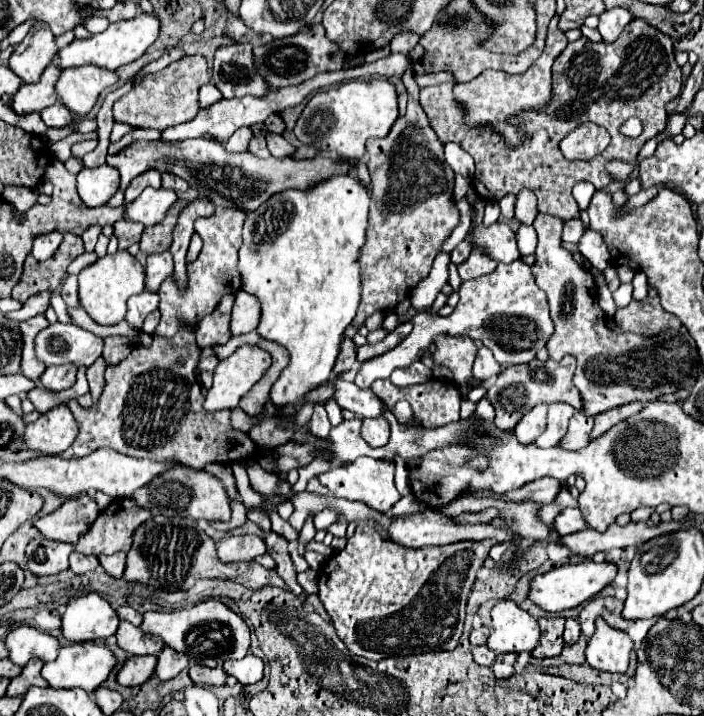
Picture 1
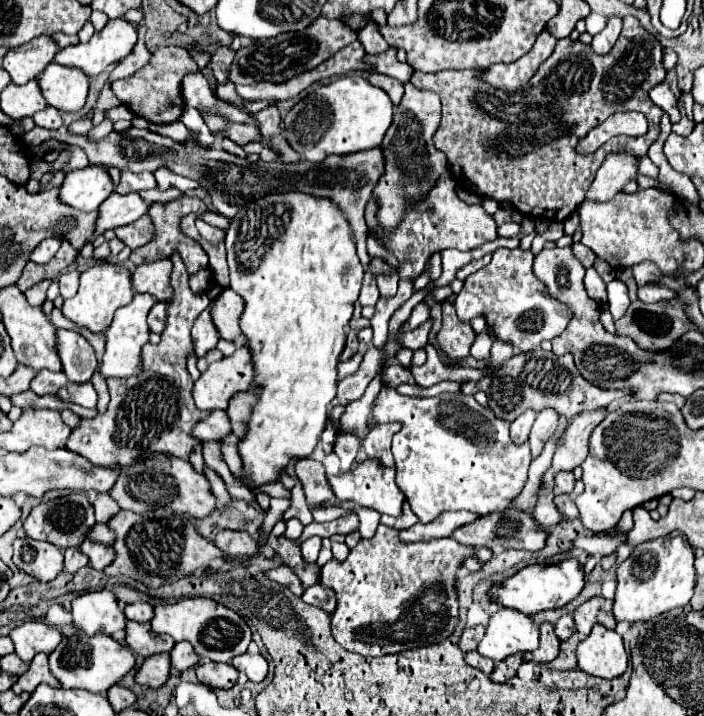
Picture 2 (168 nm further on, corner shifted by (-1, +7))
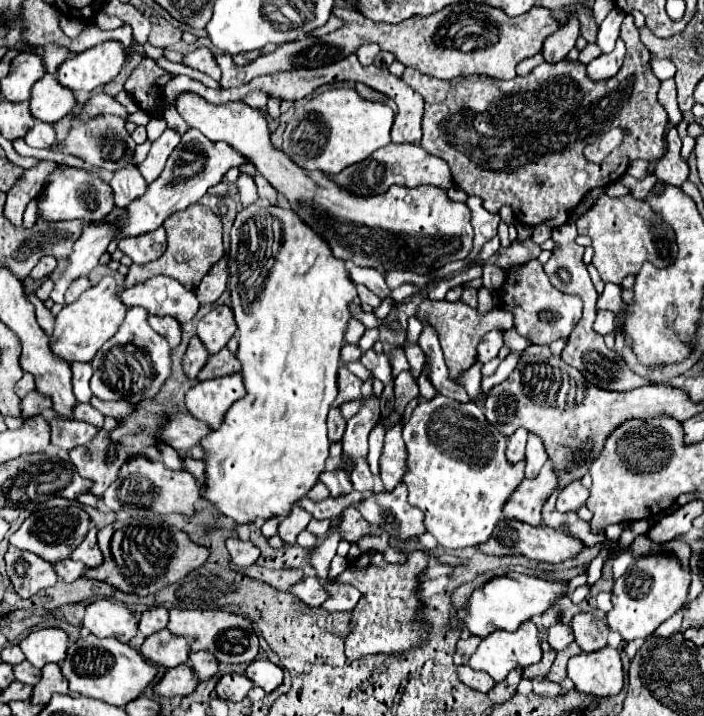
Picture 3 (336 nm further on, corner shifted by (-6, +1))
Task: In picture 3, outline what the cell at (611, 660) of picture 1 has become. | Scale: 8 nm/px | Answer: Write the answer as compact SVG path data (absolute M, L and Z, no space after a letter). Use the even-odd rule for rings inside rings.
M603 647L595 653L581 653L567 663L567 677L575 689L585 695L611 697L623 687L621 655L613 647Z

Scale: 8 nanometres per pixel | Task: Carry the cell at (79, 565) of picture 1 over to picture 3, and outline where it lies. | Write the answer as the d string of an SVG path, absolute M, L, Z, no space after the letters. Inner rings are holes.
M63 559L63 561L57 561L55 563L55 573L65 581L65 583L71 583L75 581L79 575L83 575L83 567L79 561L73 561L73 559Z

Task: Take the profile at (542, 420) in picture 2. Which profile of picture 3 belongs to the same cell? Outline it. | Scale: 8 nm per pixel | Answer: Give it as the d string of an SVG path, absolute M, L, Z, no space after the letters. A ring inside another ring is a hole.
M529 435L527 451L525 451L525 477L527 479L535 477L545 461L547 461L547 453L543 449L541 439L537 435Z

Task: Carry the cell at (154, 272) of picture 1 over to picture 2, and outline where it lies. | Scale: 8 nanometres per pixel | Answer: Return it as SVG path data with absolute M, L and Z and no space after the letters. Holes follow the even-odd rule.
M158 259L154 263L142 263L132 273L132 285L138 293L150 293L158 301L170 301L172 299L170 271L172 271L170 259Z

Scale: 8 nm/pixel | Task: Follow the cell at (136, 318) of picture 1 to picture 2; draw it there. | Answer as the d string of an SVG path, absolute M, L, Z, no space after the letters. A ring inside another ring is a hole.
M136 293L132 303L128 303L126 307L120 307L114 313L114 321L112 325L106 329L106 353L102 357L102 375L108 377L132 377L142 369L142 359L140 359L140 349L142 345L148 341L148 325L146 325L146 317L148 311L152 309L152 305L156 303L154 297L146 295L146 293Z

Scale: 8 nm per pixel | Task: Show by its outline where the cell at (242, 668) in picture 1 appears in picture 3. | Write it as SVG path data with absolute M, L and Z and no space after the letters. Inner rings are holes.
M257 659L247 667L245 673L257 687L265 689L267 693L275 691L283 683L283 669L269 659Z

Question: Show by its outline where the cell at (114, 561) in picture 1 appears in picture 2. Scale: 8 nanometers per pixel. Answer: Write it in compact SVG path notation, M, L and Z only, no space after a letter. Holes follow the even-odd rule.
M86 539L86 541L82 543L82 553L88 555L90 565L92 565L94 569L100 569L100 571L102 571L104 567L108 567L108 563L114 561L114 547L112 547L112 545L94 543L94 541L90 541L90 539Z

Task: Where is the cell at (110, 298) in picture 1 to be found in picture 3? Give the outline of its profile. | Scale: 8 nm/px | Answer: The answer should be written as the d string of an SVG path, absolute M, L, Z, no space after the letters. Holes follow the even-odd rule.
M109 275L103 277L99 285L93 285L91 289L87 289L75 303L63 305L63 309L55 317L55 331L49 337L51 353L55 353L55 357L67 363L75 363L75 361L89 363L91 357L95 357L95 353L101 349L101 345L111 335L115 335L115 331L125 319L125 313L127 313L127 307L119 299L115 279Z

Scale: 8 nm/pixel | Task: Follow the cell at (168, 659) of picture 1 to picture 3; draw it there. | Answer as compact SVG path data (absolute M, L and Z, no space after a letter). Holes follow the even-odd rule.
M207 651L191 653L189 655L189 665L197 673L199 681L213 679L217 675L217 671L219 671L219 661L215 661L215 655L213 653L207 653Z

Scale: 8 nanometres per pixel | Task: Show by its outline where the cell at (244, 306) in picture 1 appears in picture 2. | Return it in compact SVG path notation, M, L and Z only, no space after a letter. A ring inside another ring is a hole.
M224 289L220 293L220 297L214 301L212 321L214 321L216 329L220 331L222 339L234 341L242 335L242 329L238 327L238 315L242 315L244 305L246 303L242 303L242 297L230 289Z

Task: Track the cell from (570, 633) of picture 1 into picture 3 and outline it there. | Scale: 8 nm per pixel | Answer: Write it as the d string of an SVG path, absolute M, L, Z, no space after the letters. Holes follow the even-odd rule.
M557 623L557 625L553 625L551 629L547 629L547 643L549 643L555 651L565 649L571 641L573 641L573 629L571 629L569 625Z

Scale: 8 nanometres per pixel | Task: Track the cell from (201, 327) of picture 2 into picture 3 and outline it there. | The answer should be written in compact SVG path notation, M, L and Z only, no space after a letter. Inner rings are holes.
M193 337L189 341L189 347L187 347L185 355L183 355L183 371L185 371L185 375L189 379L195 379L197 373L201 371L201 367L205 365L207 357L209 357L209 353L203 347L203 343L199 341L199 337Z

